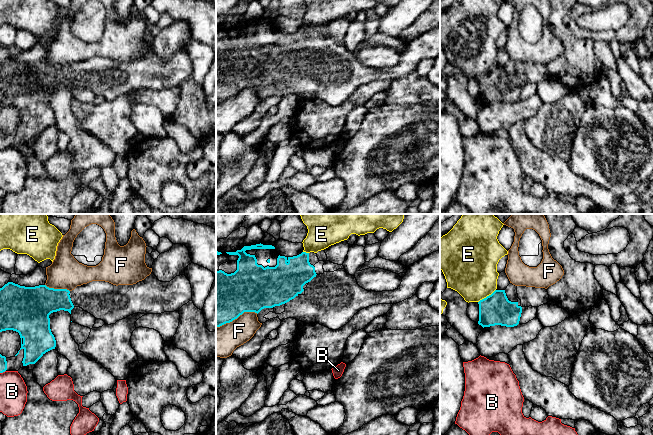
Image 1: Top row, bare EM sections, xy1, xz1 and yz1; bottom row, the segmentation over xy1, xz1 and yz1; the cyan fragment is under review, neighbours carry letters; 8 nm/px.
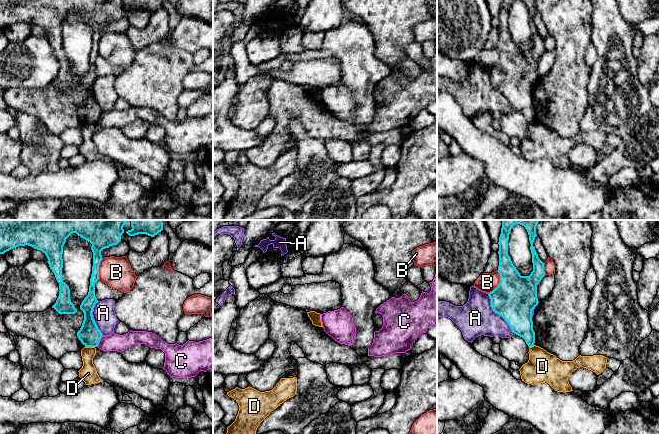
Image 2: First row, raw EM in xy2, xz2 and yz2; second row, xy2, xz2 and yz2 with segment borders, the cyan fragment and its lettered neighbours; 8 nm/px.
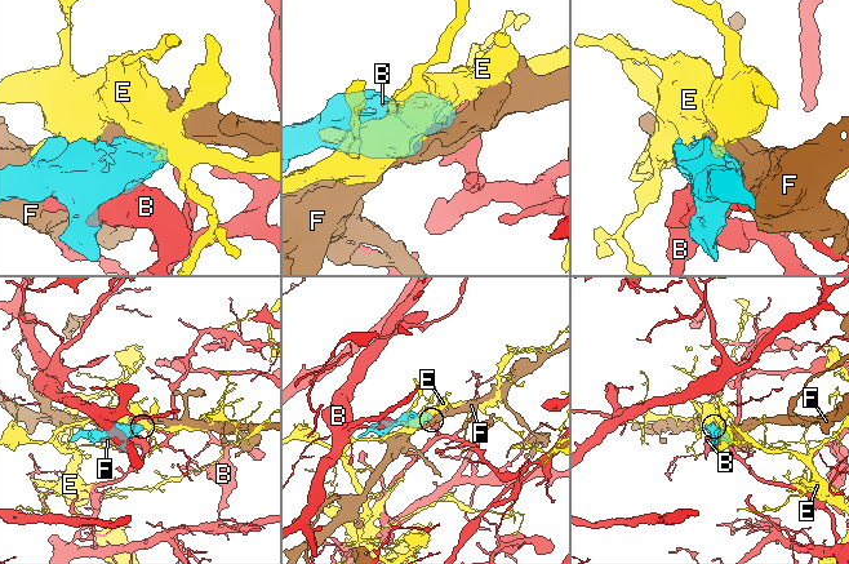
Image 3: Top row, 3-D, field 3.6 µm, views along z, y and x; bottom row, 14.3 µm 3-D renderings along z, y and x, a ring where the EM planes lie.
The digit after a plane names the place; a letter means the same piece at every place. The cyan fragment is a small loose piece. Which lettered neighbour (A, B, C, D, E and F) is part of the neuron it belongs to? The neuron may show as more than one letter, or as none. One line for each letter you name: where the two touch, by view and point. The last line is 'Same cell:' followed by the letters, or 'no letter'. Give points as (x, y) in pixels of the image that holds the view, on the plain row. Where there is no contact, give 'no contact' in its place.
Same cell: no letter

